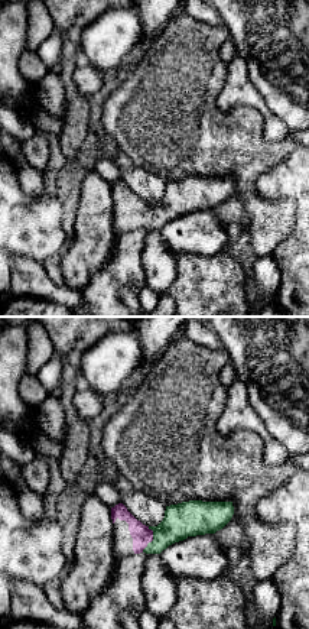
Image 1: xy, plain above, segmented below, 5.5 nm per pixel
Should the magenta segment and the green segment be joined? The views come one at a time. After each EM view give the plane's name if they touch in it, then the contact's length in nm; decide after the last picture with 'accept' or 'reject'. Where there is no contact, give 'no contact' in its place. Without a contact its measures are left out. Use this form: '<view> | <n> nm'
xy | 150 nm

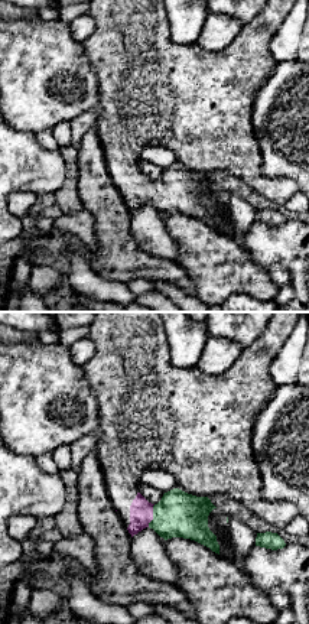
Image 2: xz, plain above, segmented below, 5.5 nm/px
xz | 130 nm

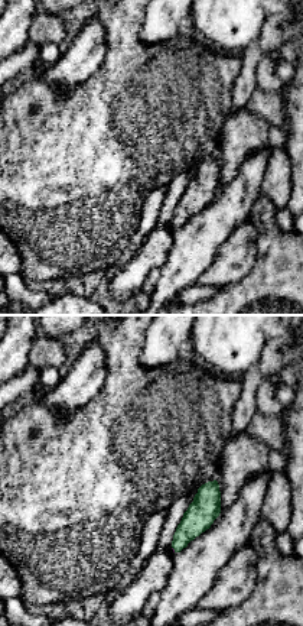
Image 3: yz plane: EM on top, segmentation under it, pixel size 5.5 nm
yz | 40 nm

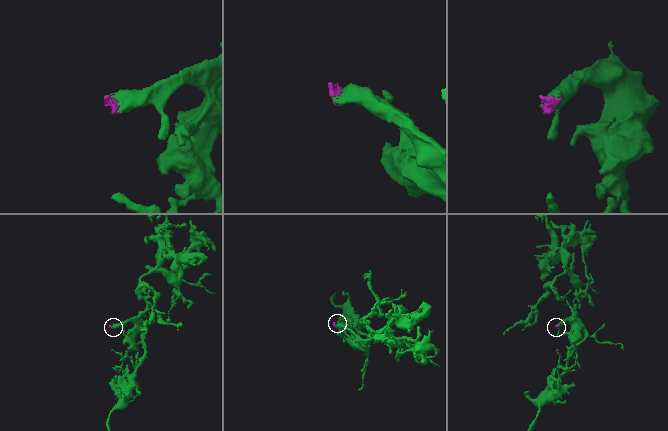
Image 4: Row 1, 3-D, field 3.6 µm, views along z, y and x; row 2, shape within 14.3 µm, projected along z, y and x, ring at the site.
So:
accept

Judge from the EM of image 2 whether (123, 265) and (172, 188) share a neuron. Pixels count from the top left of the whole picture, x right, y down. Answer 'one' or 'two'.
two

